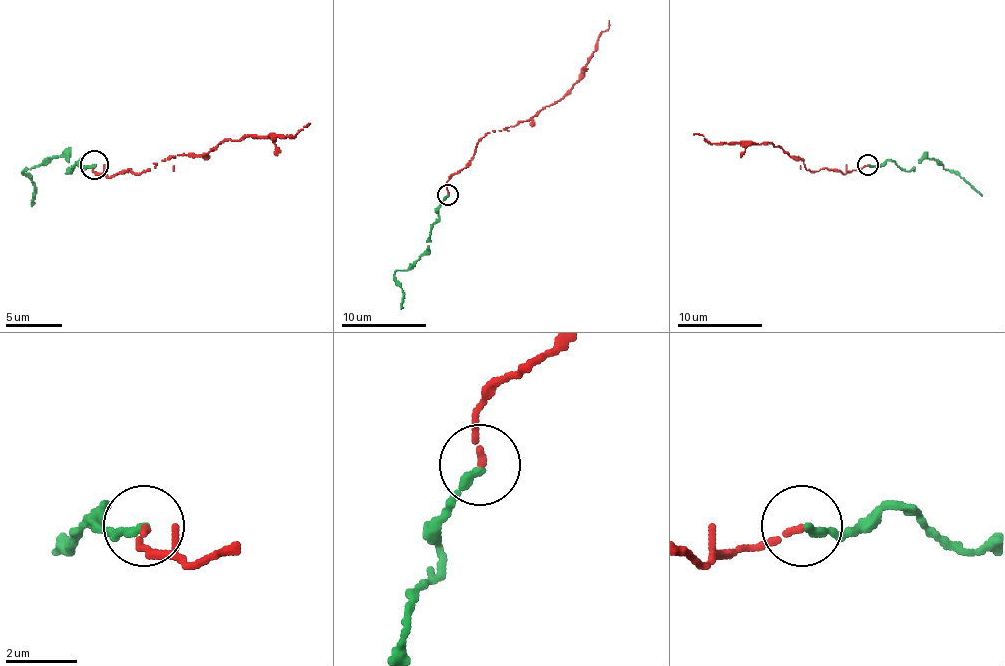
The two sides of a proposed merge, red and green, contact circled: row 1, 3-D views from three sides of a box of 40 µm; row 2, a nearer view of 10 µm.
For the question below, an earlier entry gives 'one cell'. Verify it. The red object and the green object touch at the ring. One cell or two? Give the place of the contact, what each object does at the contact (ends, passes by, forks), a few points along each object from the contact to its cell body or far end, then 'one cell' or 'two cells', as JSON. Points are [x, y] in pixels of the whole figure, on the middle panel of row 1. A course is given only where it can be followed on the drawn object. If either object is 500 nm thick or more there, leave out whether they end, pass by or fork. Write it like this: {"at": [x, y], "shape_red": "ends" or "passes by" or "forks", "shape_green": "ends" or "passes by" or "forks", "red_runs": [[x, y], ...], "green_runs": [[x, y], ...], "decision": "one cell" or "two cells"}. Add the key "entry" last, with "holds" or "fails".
{"at": [448, 194], "shape_red": "ends", "shape_green": "ends", "red_runs": [[447, 194], [447, 181], [466, 166], [483, 136], [528, 121], [562, 98], [579, 79], [609, 21]], "green_runs": [[447, 196], [439, 209], [426, 251], [407, 271], [396, 271], [394, 279], [402, 290], [400, 309]], "decision": "one cell", "entry": "holds"}

